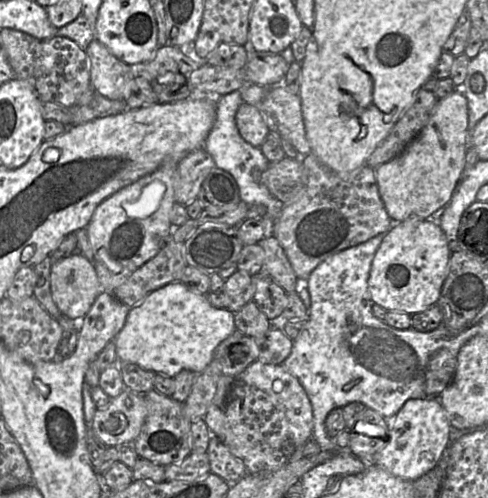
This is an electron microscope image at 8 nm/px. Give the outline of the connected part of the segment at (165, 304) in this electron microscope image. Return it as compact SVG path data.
M179 281L169 283L149 293L139 304L129 309L126 321L114 338L118 362L133 363L142 369L174 378L182 370L201 373L213 360L217 346L236 330L234 313L213 307L207 294L189 291Z

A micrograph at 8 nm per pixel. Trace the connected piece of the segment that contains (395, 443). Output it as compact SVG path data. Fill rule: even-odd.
M439 398L409 399L388 422L385 447L376 453L372 463L405 480L418 480L435 468L450 445L451 425Z

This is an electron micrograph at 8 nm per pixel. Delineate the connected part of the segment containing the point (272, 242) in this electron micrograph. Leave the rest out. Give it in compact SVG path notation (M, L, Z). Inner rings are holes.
M274 237L259 241L265 253L264 272L278 283L286 293L295 292L297 277L285 255L284 250Z

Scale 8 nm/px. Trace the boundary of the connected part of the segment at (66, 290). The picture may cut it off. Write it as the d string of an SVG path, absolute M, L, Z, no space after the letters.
M79 252L54 262L50 278L53 300L69 319L83 319L101 293L94 266Z

